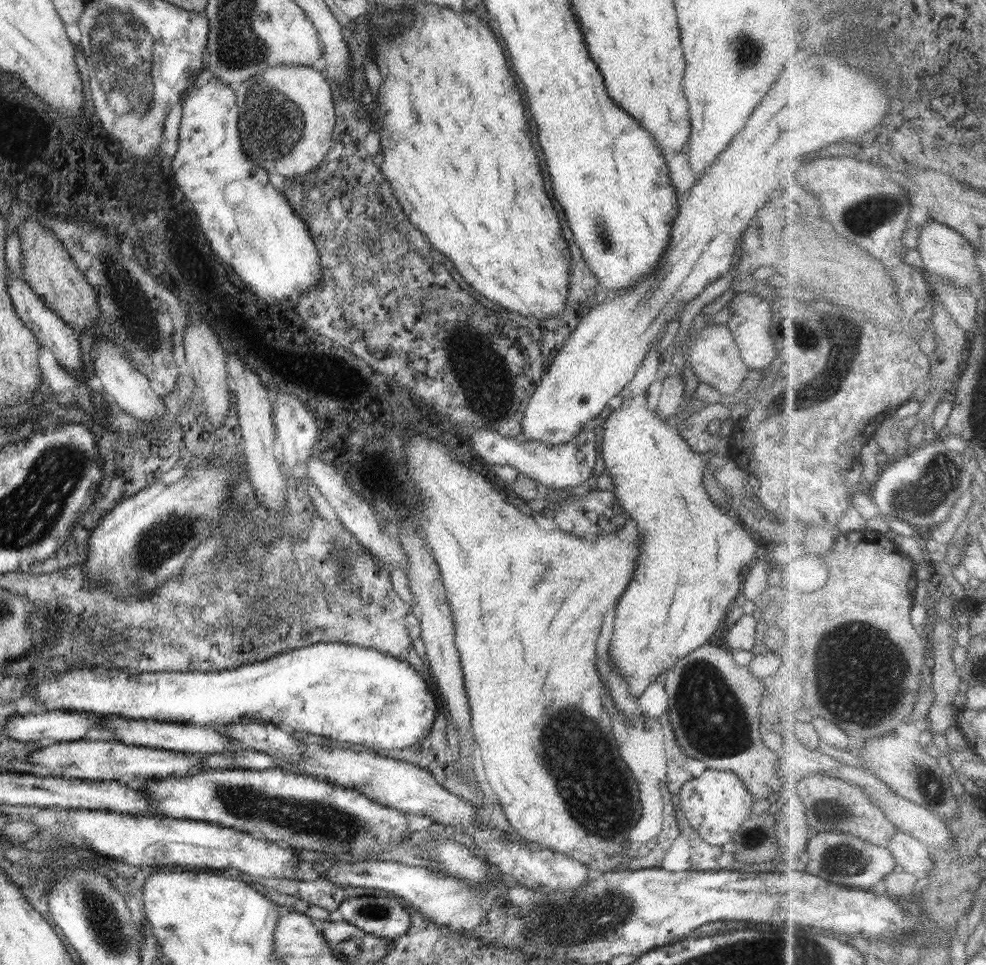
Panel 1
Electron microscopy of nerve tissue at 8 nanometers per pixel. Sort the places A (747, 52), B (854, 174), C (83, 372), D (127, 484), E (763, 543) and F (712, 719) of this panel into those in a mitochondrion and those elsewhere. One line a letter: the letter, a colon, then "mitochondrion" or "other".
A: mitochondrion
B: other
C: other
D: other
E: other
F: mitochondrion

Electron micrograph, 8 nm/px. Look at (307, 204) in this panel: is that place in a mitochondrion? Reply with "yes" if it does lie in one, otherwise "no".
no

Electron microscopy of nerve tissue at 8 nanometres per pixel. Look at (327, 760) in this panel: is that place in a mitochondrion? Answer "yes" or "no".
no

